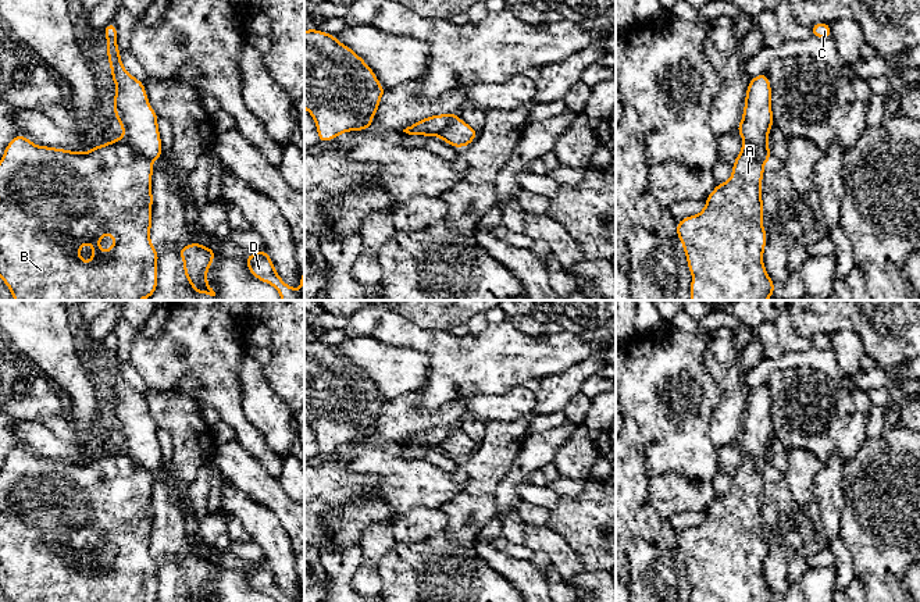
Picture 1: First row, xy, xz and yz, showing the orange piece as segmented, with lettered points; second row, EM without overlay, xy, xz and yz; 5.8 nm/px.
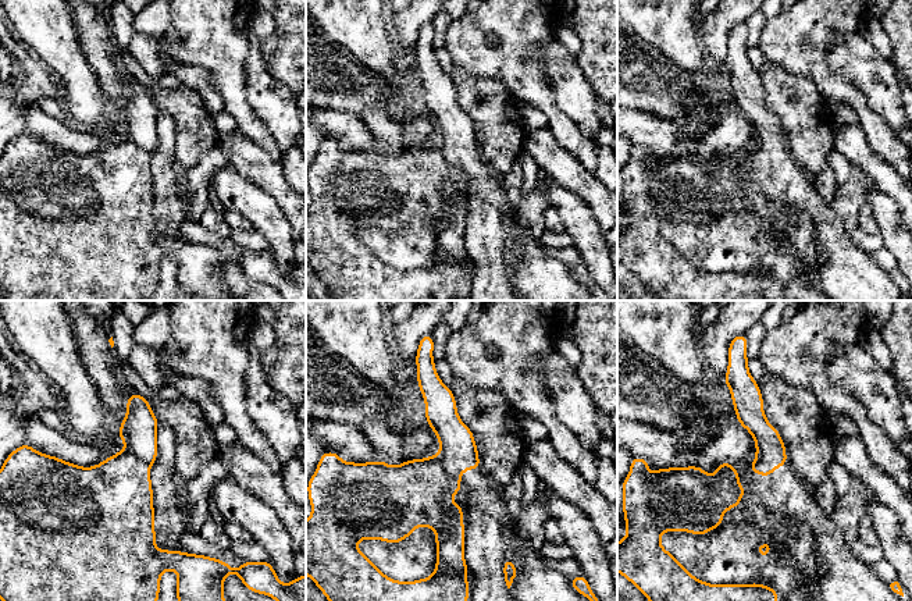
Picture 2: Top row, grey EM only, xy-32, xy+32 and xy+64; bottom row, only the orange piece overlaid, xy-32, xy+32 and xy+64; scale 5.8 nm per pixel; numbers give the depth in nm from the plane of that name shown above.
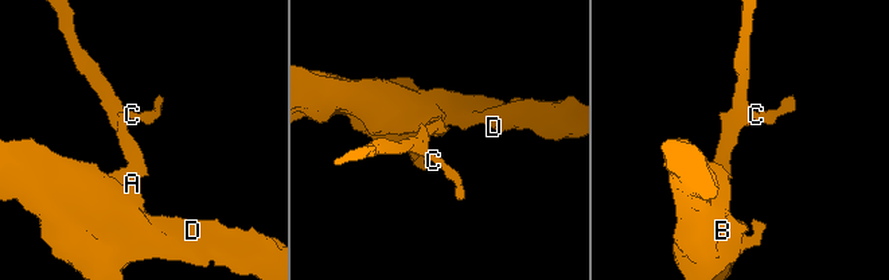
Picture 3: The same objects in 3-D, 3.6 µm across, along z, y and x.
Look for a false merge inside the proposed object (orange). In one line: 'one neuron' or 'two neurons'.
two neurons

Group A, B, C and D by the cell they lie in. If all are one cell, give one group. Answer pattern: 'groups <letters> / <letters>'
groups A B D / C

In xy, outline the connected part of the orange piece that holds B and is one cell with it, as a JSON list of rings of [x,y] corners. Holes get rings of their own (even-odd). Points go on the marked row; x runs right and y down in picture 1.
[[[17,135],[6,146],[0,160],[0,278],[10,288],[11,296],[15,300],[140,300],[150,299],[157,289],[157,261],[158,252],[150,242],[151,229],[151,177],[153,165],[149,158],[138,154],[131,143],[124,138],[117,138],[104,145],[97,145],[85,153],[64,150],[49,146],[38,146],[24,135]],[[111,235],[114,245],[103,252],[100,249],[100,238]],[[89,243],[92,249],[92,260],[83,261],[81,246]]]

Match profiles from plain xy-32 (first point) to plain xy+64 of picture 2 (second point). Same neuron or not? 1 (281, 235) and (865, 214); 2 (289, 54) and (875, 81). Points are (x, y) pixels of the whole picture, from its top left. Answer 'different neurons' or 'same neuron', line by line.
1: different neurons
2: different neurons

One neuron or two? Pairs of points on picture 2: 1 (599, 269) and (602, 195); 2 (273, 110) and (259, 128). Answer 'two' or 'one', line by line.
1: two
2: two

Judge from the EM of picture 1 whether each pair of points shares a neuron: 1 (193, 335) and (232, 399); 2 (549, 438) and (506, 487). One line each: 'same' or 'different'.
1: same
2: same

